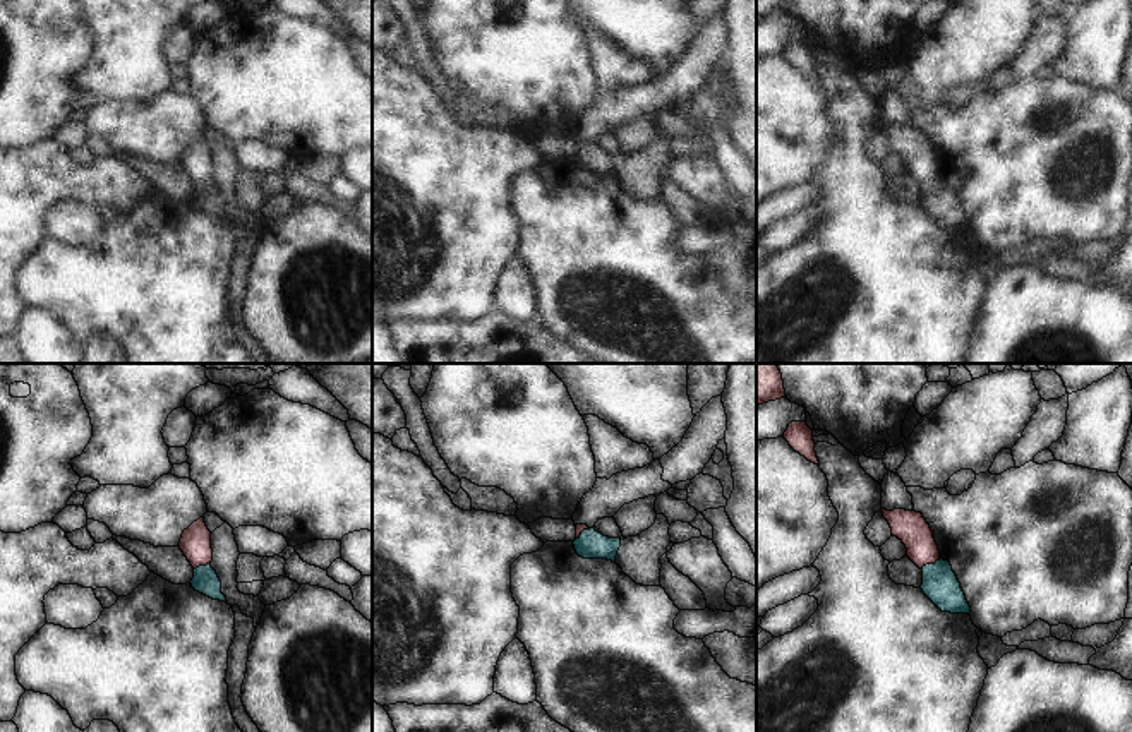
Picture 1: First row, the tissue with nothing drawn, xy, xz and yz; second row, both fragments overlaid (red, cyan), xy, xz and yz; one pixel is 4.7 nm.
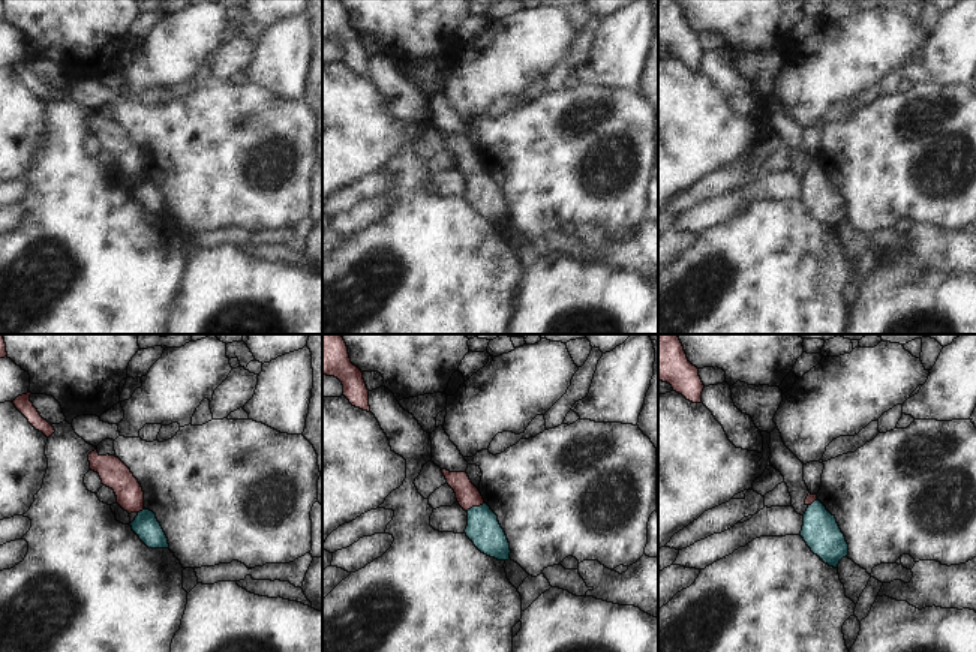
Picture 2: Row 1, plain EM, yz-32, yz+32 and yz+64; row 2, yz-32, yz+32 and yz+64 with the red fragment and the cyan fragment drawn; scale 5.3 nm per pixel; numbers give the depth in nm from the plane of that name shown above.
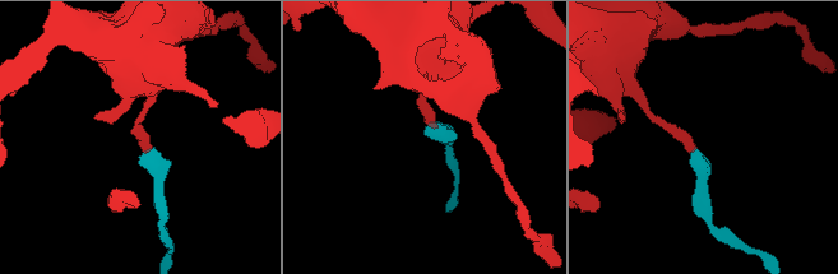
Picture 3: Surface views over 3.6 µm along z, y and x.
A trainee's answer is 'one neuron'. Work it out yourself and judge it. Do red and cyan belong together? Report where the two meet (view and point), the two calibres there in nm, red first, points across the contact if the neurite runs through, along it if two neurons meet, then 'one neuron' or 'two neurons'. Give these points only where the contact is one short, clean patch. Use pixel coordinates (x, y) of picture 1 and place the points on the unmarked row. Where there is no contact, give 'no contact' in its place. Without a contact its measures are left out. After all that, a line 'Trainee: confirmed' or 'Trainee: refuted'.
yz (930, 179) | 150/170 nm | across yz (909, 143), (930, 179), (940, 201) | one neuron
Trainee: confirmed

